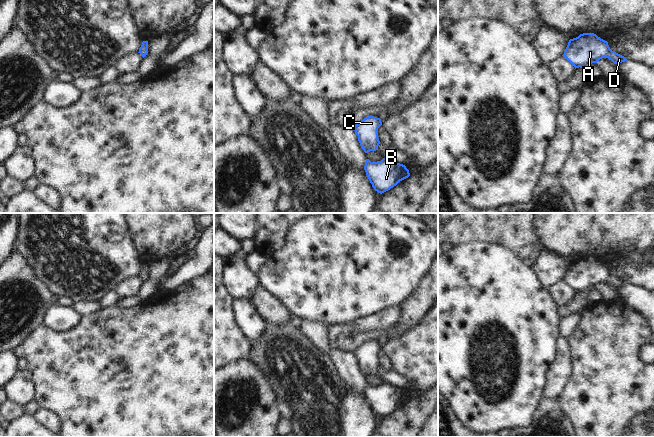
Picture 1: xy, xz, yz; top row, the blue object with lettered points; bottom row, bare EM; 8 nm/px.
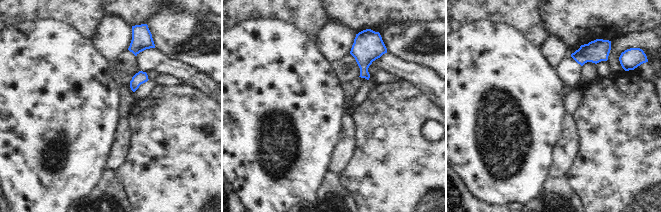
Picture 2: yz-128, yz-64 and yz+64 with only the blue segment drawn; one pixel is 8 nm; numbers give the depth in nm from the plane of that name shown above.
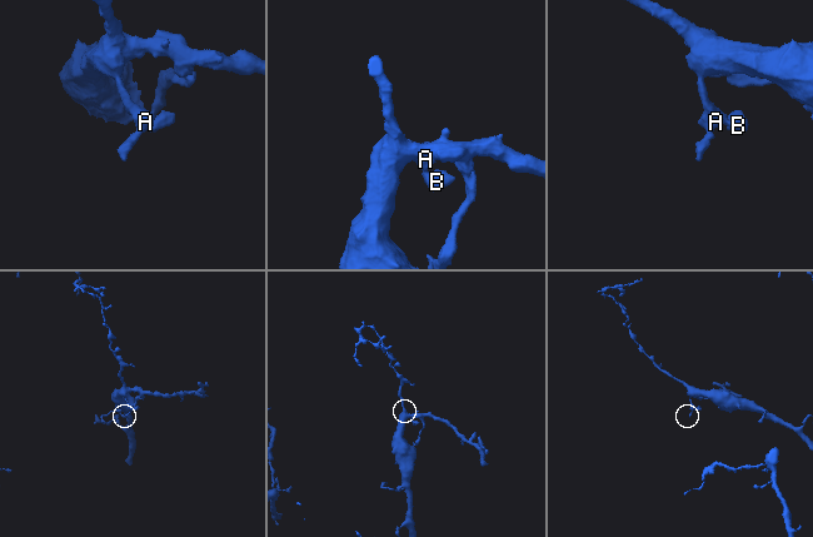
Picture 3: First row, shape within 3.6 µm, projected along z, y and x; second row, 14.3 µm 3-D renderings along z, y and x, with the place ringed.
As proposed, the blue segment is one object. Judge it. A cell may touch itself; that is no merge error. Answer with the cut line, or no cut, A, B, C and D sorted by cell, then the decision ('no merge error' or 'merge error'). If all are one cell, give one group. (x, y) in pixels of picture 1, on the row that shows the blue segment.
no cut | A B C D | no merge error

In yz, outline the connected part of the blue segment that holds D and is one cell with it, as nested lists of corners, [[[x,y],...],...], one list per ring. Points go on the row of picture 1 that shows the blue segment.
[[[583,33],[570,39],[562,55],[574,67],[586,70],[592,63],[597,63],[602,58],[608,58],[614,64],[628,61],[624,56],[612,51],[608,42],[594,33]]]

